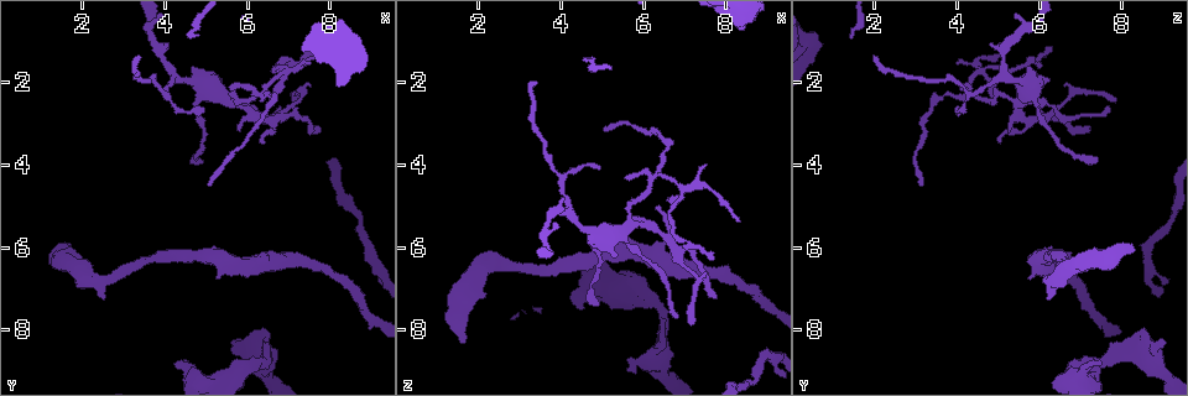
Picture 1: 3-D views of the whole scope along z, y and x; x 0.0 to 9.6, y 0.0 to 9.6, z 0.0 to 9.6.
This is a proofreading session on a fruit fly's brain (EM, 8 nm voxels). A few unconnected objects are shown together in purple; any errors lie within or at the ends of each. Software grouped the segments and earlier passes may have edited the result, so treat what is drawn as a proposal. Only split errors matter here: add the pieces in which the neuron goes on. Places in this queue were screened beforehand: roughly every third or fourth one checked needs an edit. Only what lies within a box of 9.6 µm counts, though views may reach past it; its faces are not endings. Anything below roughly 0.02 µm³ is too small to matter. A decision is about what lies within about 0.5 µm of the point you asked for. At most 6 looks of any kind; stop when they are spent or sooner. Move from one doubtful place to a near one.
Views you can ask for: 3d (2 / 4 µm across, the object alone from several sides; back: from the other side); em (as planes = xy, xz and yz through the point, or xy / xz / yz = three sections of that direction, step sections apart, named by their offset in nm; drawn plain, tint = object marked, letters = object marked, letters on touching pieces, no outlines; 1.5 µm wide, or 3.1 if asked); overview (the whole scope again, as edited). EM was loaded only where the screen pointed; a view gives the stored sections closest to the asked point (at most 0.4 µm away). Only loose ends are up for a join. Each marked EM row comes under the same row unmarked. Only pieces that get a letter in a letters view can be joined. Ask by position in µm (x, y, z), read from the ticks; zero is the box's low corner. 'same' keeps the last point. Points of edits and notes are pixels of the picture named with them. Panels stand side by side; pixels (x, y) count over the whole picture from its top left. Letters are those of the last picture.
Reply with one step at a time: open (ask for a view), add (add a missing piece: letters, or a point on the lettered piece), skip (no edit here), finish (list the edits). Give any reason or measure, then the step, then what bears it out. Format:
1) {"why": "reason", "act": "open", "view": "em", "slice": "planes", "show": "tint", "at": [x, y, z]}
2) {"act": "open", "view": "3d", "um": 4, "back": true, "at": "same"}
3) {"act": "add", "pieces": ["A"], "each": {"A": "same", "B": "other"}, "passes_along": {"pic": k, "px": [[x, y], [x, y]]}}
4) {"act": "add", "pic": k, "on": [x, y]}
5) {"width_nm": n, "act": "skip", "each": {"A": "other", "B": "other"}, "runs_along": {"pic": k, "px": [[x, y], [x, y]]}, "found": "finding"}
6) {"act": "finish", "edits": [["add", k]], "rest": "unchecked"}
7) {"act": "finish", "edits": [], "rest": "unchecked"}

{"why": "thin end", "act": "open", "view": "3d", "um": 4, "at": [5.80, 3.25, 5.25]}

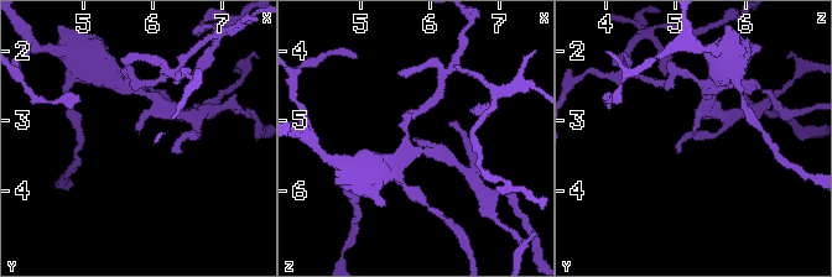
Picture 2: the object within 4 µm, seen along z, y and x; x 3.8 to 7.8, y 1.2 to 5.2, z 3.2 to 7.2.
{"why": "shape alone is not enough", "act": "open", "view": "em", "slice": "xz", "step": 4, "show": "tint", "at": [5.85, 3.20, 5.25]}

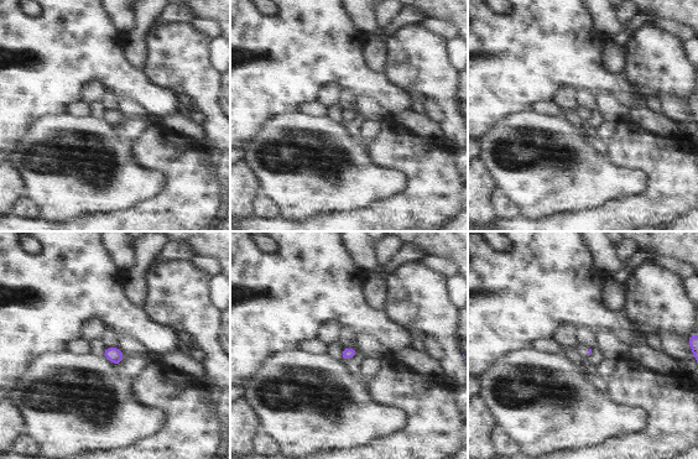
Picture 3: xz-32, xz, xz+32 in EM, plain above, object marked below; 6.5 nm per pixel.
{"why": "another direction", "act": "open", "view": "em", "slice": "planes", "show": "letters", "at": "same"}

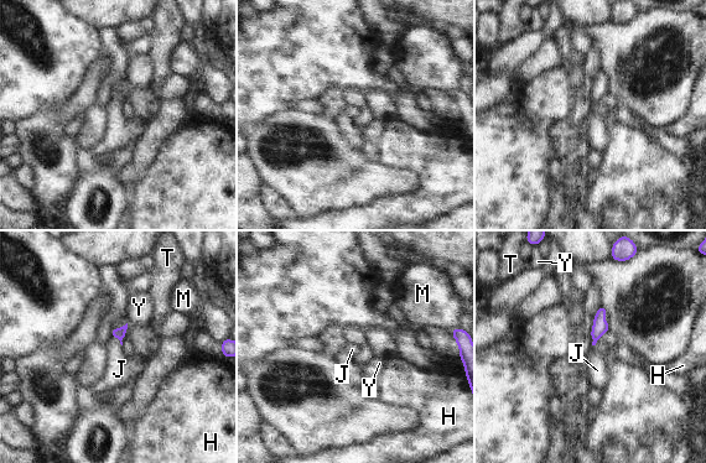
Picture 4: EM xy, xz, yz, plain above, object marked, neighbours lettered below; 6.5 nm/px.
{"act": "add", "pieces": ["J"], "each": {"H": "other", "J": "same", "M": "other", "T": "other", "Y": "other"}, "passes_along": {"pic": 4, "px": [[119, 333], [118, 338], [119, 369]]}, "found": "it goes on there"}

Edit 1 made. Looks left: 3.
{"act": "open", "view": "overview"}

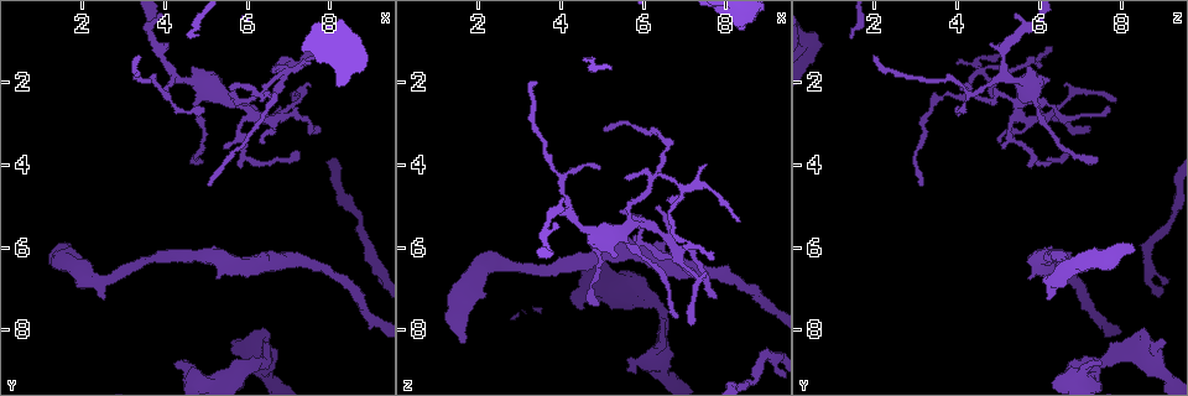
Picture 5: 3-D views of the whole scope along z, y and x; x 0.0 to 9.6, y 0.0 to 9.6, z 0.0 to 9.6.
{"act": "open", "view": "3d", "um": 2, "at": [3.40, 1.35, 2.00]}

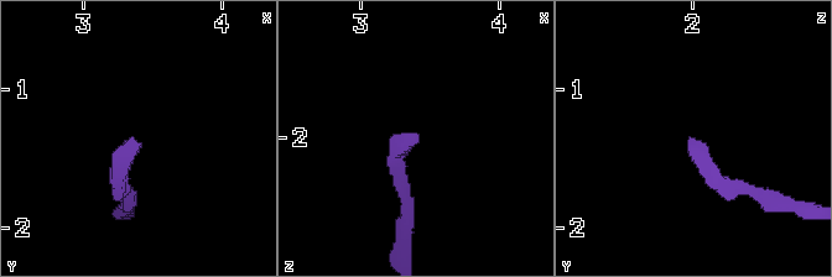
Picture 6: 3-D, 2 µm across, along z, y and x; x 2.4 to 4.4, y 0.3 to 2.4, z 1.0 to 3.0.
{"act": "open", "view": "em", "slice": "planes", "show": "letters", "at": [3.38, 1.38, 1.94]}

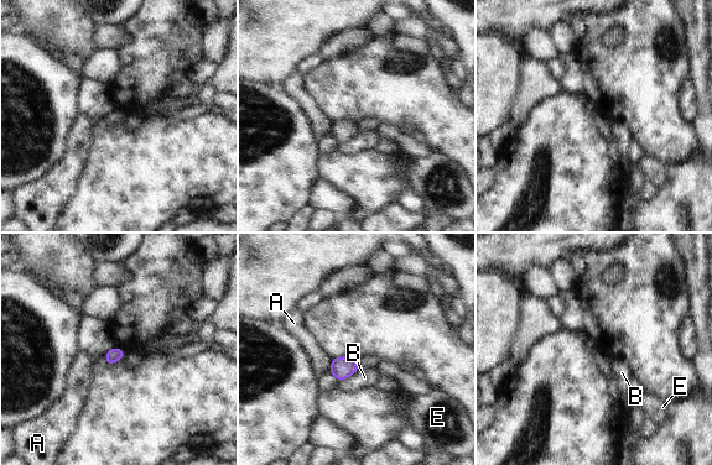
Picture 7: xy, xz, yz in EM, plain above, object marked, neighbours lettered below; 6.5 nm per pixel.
{"longest_contact_nm": ["B", 150], "act": "skip", "each": {"A": "other", "B": "other", "E": "other"}, "border": {"pic": 7, "px": [[358, 369], [339, 381]]}, "found": "no lettered piece goes on from it"}

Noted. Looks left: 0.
{"act": "finish", "edits": [["add", 4]], "rest": "unchecked"}

